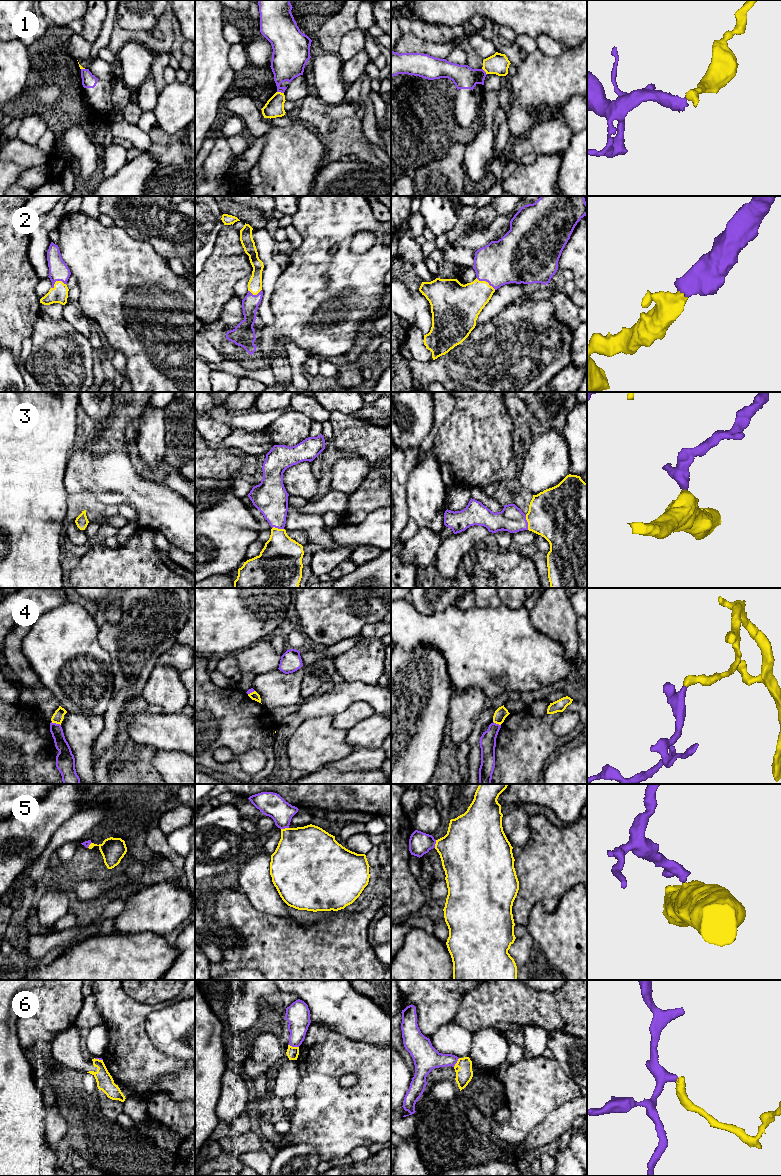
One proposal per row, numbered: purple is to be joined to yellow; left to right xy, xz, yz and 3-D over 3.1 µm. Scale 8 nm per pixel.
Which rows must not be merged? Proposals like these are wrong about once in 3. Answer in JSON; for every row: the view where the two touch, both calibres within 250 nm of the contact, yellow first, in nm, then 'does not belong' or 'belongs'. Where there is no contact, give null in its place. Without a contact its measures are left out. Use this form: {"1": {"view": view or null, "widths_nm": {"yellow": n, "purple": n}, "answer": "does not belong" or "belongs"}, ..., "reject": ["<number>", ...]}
{"1": {"view": "xz", "widths_nm": {"yellow": 150, "purple": 280}, "answer": "does not belong"}, "2": {"view": "yz", "widths_nm": {"yellow": 300, "purple": 360}, "answer": "belongs"}, "3": {"view": "yz", "widths_nm": {"yellow": 440, "purple": 200}, "answer": "belongs"}, "4": {"view": "xy", "widths_nm": {"yellow": 90, "purple": 100}, "answer": "does not belong"}, "5": {"view": "xz", "widths_nm": {"yellow": 440, "purple": 190}, "answer": "belongs"}, "6": {"view": "xz", "widths_nm": {"yellow": 100, "purple": 190}, "answer": "does not belong"}, "reject": ["1", "4", "6"]}

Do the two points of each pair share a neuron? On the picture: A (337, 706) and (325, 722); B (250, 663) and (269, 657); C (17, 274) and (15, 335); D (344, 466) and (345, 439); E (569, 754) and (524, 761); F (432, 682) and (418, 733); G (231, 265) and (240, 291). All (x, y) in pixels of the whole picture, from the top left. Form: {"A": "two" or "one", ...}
{"A": "two", "B": "one", "C": "one", "D": "two", "E": "two", "F": "one", "G": "two"}

